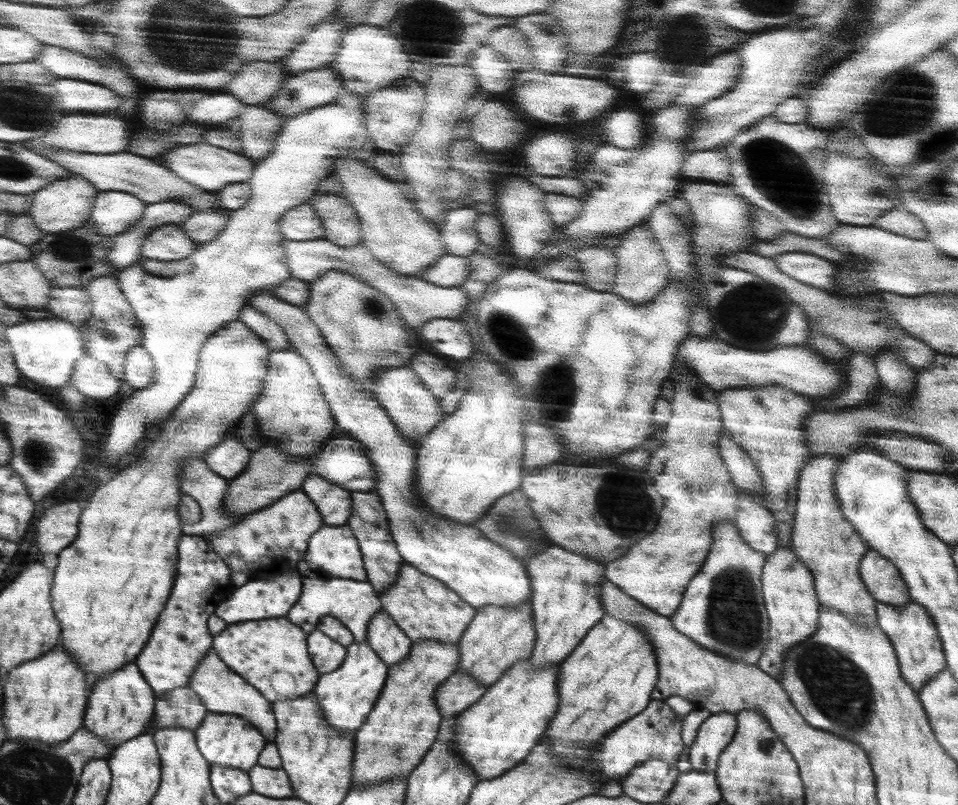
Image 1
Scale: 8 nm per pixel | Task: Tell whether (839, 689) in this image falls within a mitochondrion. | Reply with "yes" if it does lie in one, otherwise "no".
yes

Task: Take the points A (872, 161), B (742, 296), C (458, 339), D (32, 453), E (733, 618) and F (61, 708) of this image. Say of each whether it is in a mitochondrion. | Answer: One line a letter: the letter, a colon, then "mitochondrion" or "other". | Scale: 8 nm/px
A: other
B: mitochondrion
C: other
D: mitochondrion
E: mitochondrion
F: other

